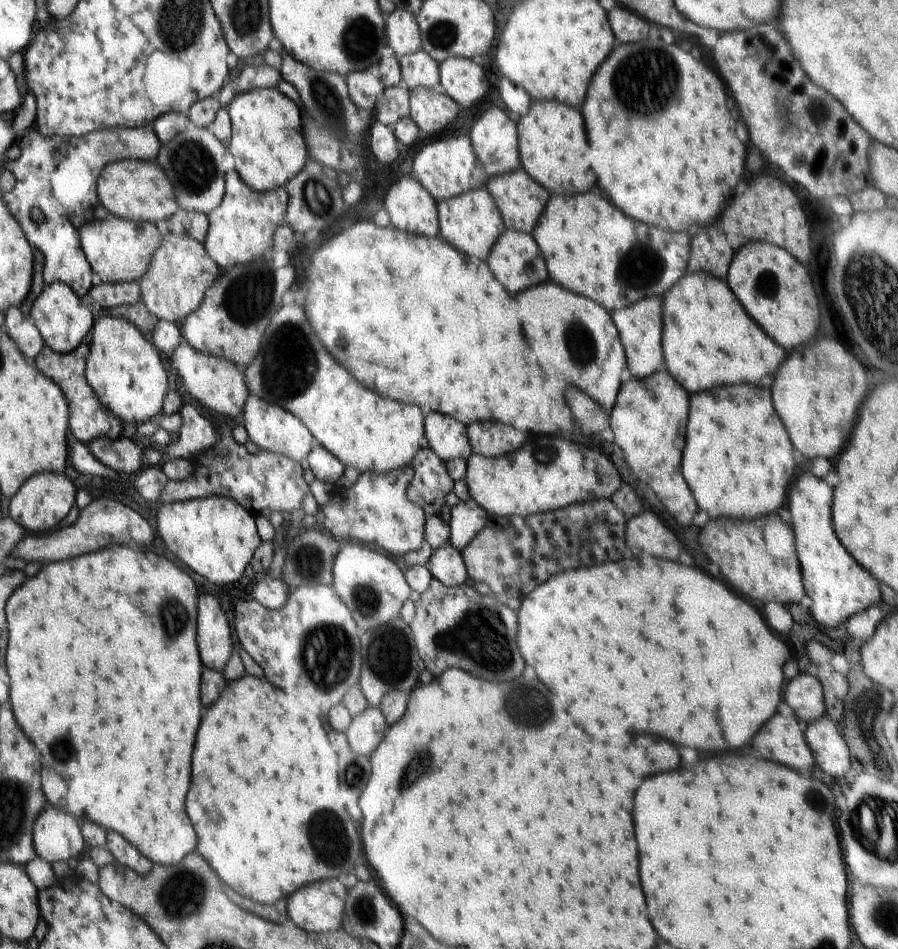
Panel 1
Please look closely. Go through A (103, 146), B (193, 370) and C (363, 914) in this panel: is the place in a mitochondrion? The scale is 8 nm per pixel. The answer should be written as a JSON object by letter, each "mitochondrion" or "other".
{"A":"mitochondrion","B":"other","C":"mitochondrion"}

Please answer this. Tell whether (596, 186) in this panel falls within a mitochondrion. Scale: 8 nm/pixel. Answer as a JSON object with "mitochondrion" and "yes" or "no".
{"mitochondrion":"no"}

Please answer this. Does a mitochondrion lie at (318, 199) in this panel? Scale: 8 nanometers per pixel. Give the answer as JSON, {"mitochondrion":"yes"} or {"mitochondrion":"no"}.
{"mitochondrion":"yes"}

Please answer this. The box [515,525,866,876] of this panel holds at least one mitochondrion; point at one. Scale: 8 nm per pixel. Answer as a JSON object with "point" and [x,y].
{"point":[815,799]}

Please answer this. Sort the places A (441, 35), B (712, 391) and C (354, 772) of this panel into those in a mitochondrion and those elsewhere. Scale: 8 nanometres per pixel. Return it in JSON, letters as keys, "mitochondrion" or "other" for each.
{"A":"mitochondrion","B":"other","C":"mitochondrion"}

